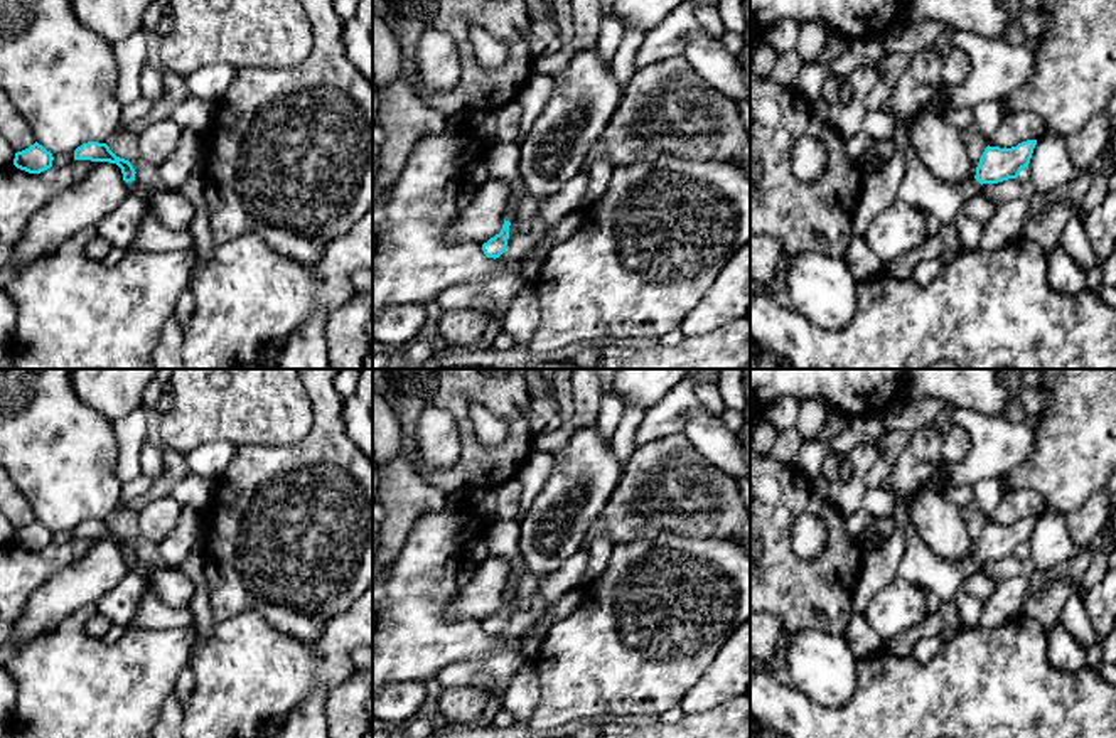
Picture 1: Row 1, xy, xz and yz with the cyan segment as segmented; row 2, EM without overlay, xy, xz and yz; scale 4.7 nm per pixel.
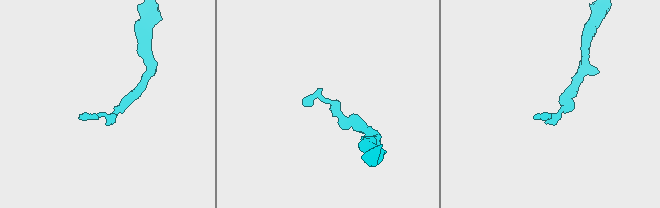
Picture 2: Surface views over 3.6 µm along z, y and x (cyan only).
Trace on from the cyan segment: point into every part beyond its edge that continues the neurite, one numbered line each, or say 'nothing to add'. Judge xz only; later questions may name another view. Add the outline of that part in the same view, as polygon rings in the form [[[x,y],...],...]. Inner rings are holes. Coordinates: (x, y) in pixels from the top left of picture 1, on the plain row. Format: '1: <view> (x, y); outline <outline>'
1: xz (503, 536); outline [[[496,519],[487,526],[484,537],[489,548],[487,556],[502,558],[509,566],[509,578],[504,596],[512,600],[516,596],[519,575],[524,566],[524,559],[519,551],[519,521]]]

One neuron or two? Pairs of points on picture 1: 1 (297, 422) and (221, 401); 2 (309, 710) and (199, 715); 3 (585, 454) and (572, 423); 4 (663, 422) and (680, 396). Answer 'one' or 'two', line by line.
1: one
2: two
3: two
4: one

